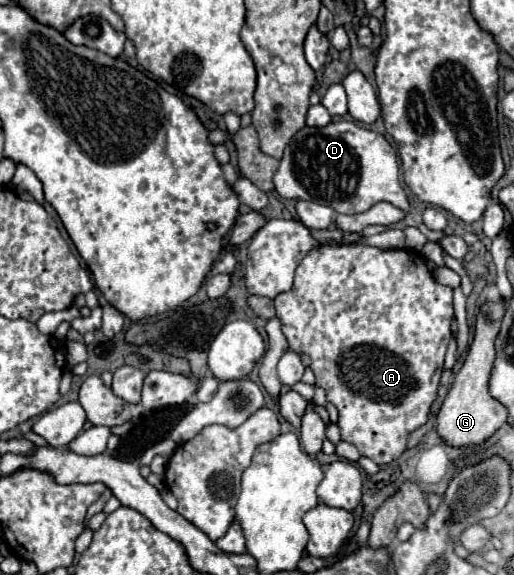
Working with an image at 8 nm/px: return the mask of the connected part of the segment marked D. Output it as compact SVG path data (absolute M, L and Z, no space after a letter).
M333 121L325 127L305 127L287 145L273 177L275 191L285 199L305 199L329 205L337 213L363 213L379 201L409 211L407 195L399 185L399 165L389 141L353 121Z

